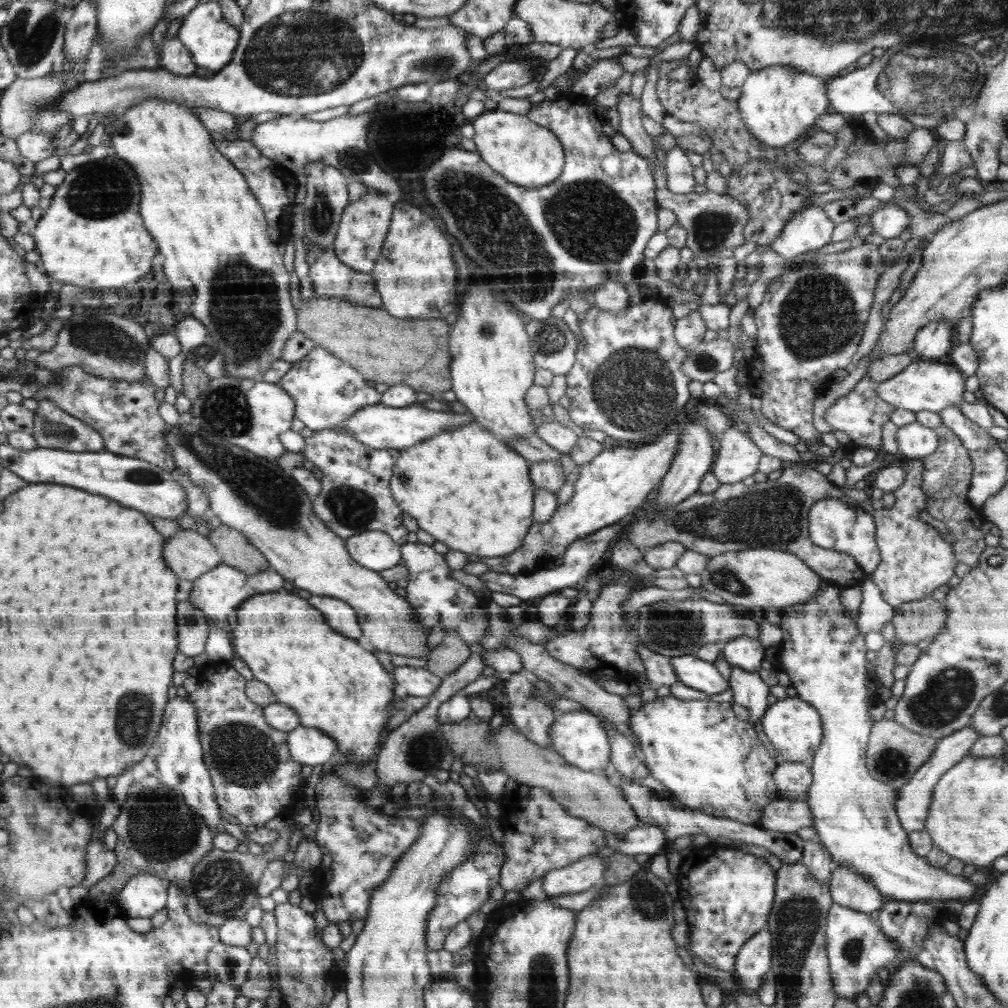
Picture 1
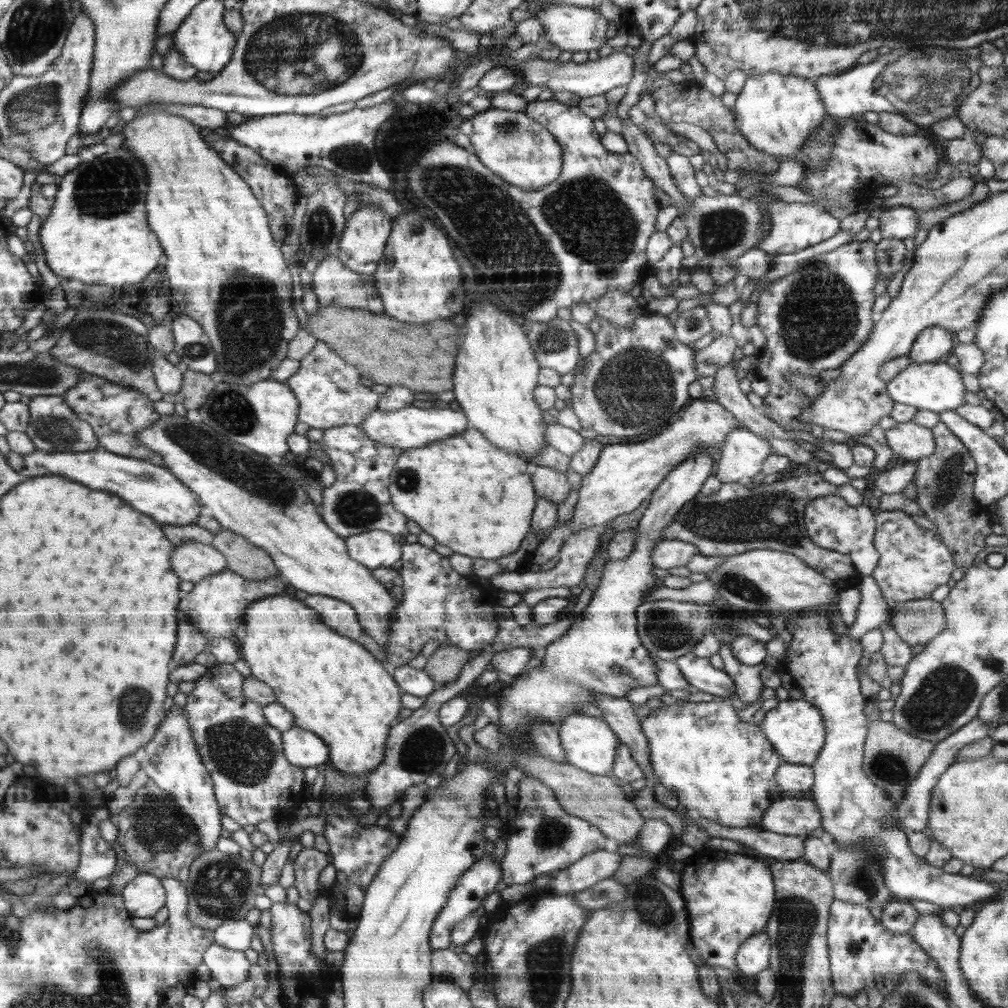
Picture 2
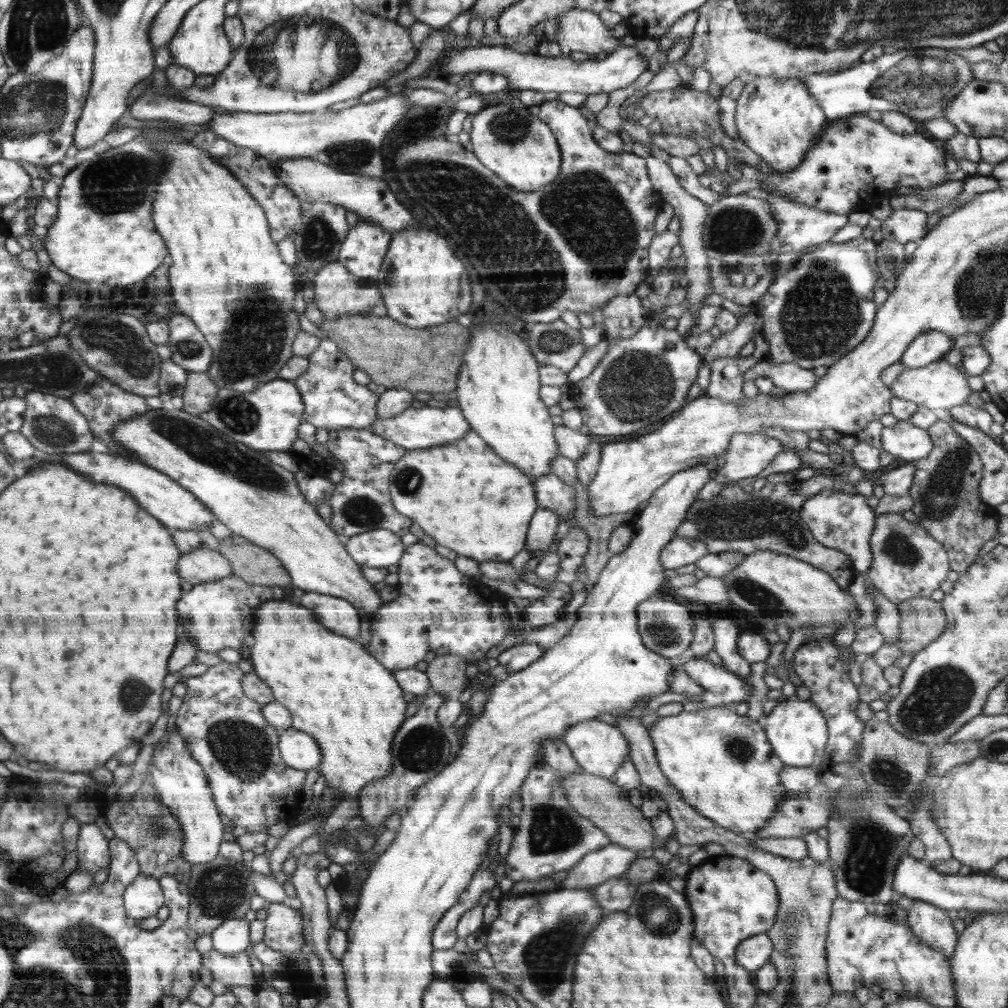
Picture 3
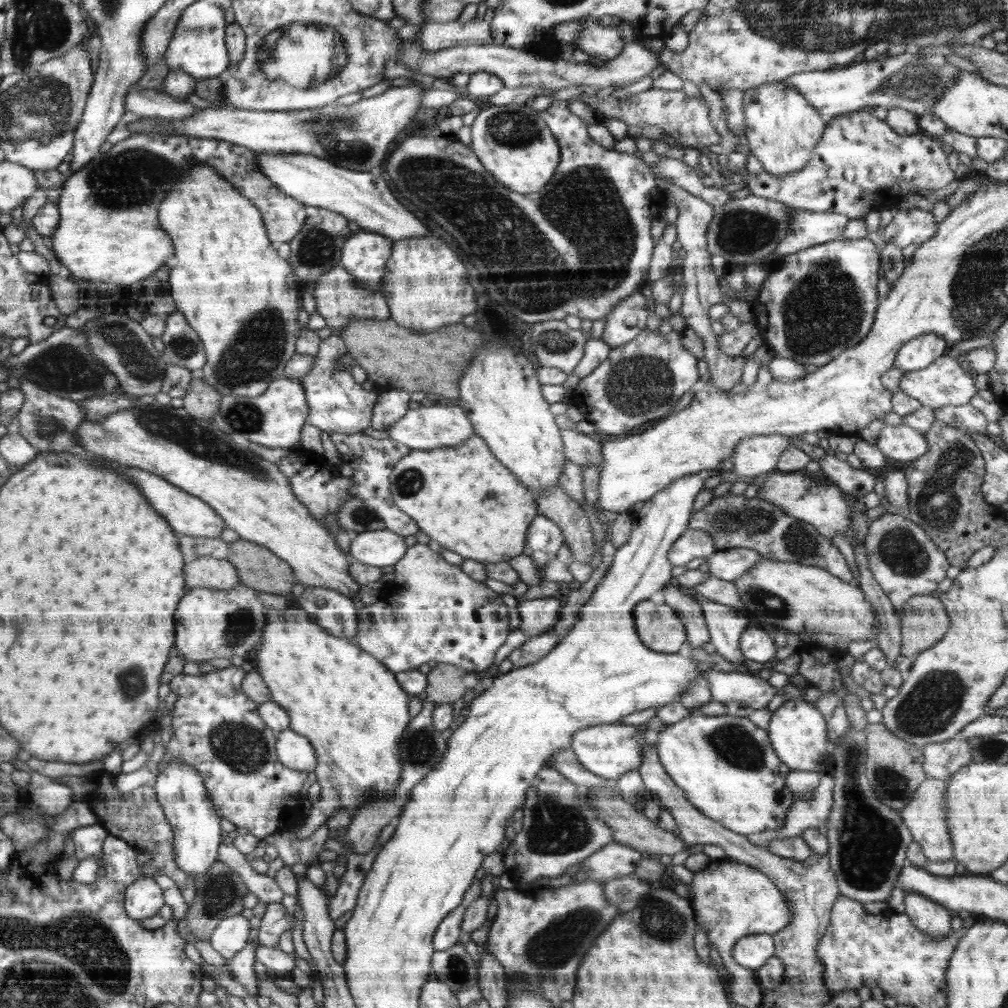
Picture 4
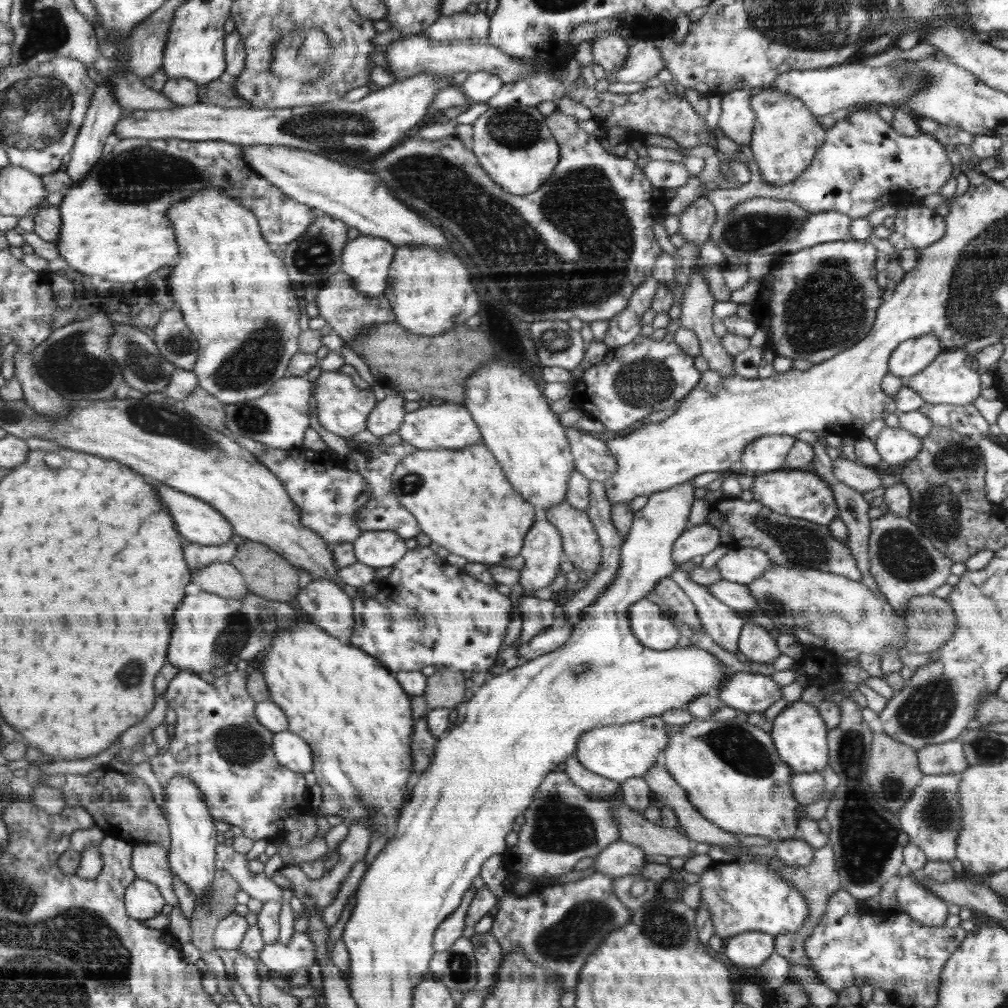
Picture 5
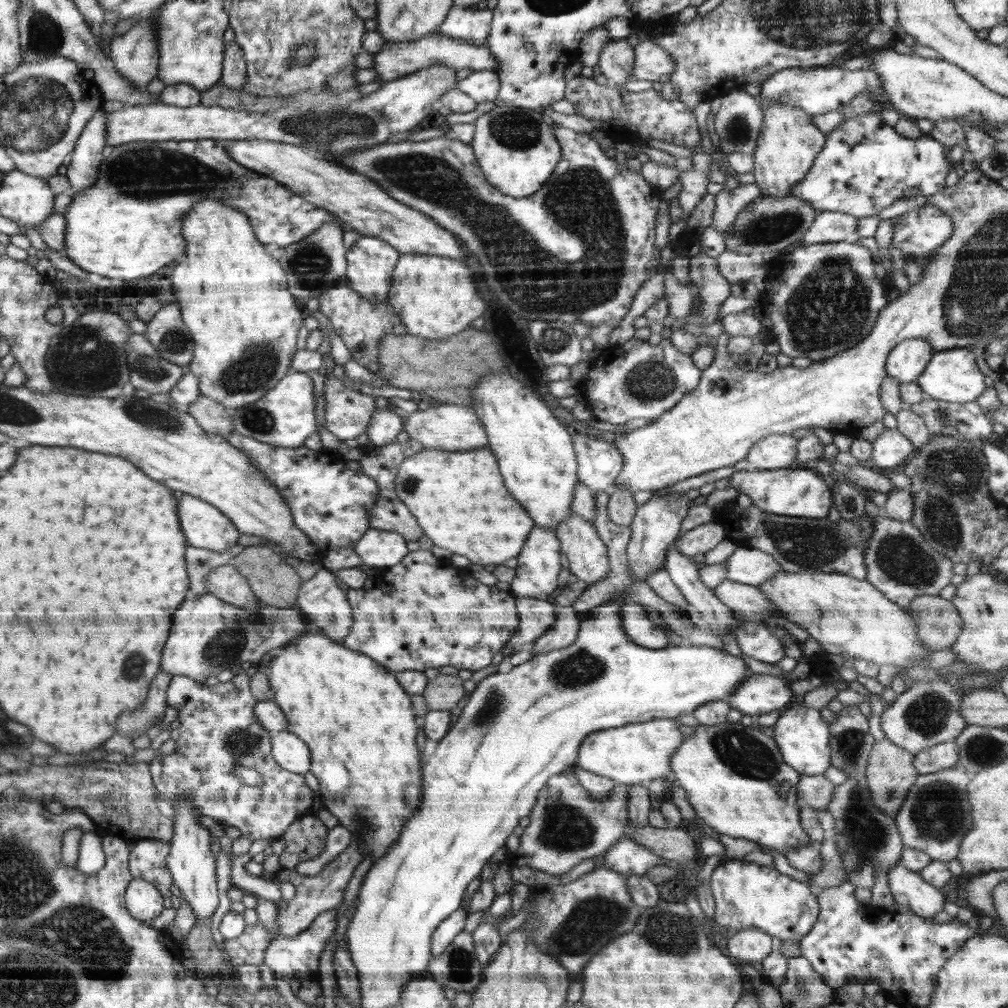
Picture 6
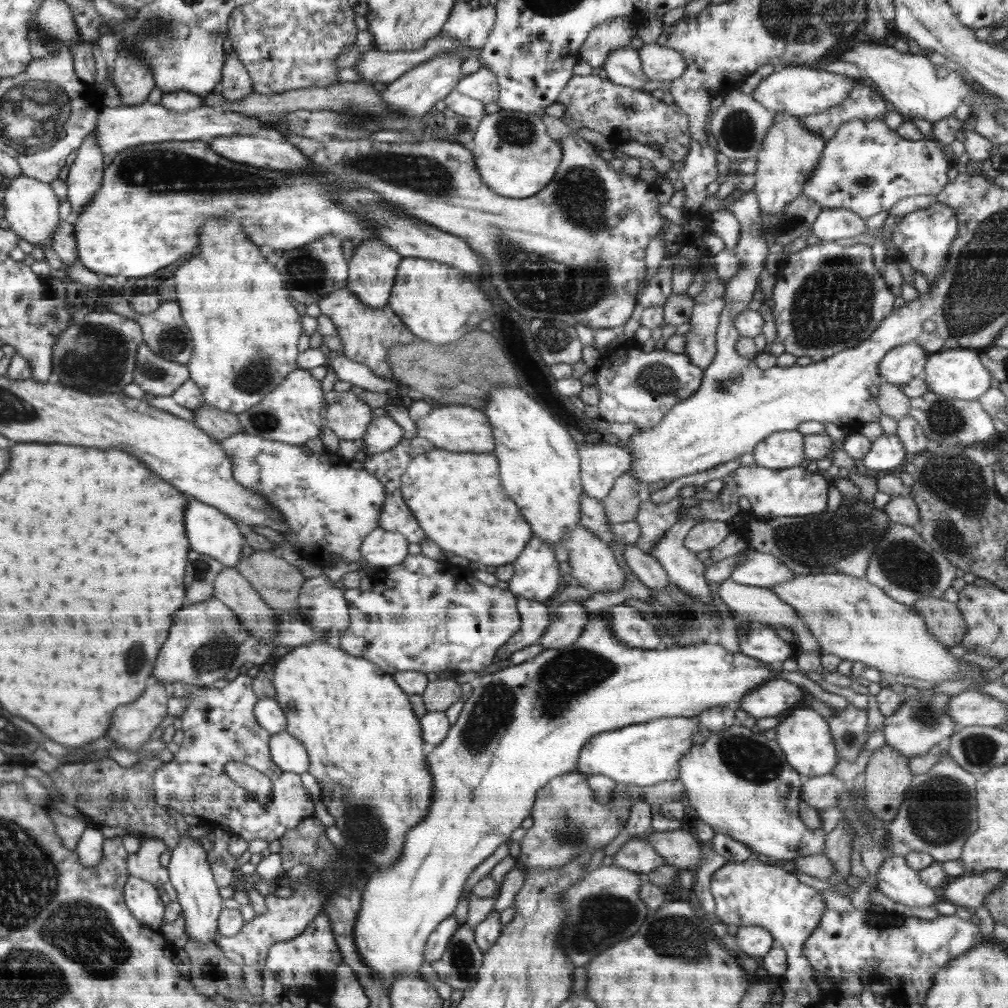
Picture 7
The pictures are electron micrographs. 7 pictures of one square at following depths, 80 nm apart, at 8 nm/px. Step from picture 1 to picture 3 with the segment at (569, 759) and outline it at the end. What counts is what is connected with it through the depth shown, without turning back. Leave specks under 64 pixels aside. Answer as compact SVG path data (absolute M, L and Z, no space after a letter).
M602 719L579 722L567 729L563 741L570 749L572 757L583 772L612 779L616 769L630 758L629 744L623 732L616 726L607 724Z

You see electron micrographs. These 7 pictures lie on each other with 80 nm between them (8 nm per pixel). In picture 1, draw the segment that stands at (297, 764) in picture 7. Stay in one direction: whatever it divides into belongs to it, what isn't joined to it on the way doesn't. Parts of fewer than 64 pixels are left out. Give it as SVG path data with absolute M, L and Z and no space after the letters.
M300 725L287 733L287 744L292 761L315 769L324 765L332 755L339 754L334 737L310 726Z

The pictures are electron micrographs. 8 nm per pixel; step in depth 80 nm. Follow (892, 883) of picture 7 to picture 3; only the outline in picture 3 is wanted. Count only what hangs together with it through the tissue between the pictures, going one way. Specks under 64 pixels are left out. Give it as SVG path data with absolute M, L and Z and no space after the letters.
M914 899L912 908L907 911L907 923L925 945L943 952L951 966L959 933L954 929L947 911Z

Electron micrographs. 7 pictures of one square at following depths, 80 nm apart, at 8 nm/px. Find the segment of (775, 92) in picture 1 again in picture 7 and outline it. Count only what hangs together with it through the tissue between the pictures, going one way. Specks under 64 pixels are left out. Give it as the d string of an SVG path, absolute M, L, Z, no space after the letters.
M784 112L777 114L761 145L756 156L756 184L753 191L761 212L780 214L790 202L803 194L804 185L817 167L826 141L818 133L805 128L797 116Z

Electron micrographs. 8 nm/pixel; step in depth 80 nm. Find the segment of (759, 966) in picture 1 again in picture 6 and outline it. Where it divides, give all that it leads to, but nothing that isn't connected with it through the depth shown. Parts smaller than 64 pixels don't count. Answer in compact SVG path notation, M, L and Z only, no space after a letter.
M742 929L728 939L728 954L735 961L746 963L764 960L774 949L777 941L760 929Z

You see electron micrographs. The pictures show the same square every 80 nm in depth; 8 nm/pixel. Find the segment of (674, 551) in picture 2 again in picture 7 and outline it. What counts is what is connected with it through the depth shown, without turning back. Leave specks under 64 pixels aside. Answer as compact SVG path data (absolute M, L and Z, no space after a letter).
M702 520L691 526L683 543L688 550L698 553L718 546L729 534L726 521Z

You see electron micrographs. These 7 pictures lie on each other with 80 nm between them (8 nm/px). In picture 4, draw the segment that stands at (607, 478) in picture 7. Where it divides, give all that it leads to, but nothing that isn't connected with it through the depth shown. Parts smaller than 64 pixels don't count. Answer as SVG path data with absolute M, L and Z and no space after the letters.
M576 428L561 430L565 457L578 466L595 464L600 472L603 452L597 436L577 431Z

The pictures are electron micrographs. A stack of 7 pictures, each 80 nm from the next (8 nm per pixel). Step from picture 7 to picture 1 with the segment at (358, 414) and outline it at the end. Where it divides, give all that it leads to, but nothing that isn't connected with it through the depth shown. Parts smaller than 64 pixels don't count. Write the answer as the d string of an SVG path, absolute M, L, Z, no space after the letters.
M315 346L304 359L293 362L291 369L276 384L293 396L297 401L298 420L314 431L337 428L356 411L378 404L383 396L366 384L362 373L358 374L353 365L333 356L322 346Z

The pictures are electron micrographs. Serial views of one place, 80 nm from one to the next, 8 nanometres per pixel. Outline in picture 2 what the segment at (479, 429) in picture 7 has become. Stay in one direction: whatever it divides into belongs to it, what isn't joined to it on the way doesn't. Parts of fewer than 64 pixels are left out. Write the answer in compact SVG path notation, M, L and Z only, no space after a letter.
M438 405L433 408L416 408L416 406L408 406L398 411L374 411L370 413L361 426L363 431L375 441L387 444L393 447L418 448L437 440L444 440L451 436L462 434L468 427L469 423L466 415L461 410L452 410L447 405Z

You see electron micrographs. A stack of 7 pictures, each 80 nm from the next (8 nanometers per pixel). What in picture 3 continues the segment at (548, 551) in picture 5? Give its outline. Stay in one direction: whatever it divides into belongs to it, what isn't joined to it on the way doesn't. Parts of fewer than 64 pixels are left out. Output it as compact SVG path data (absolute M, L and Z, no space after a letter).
M539 506L530 519L525 540L525 549L534 556L534 553L546 553L555 540L559 524L559 517L552 508Z

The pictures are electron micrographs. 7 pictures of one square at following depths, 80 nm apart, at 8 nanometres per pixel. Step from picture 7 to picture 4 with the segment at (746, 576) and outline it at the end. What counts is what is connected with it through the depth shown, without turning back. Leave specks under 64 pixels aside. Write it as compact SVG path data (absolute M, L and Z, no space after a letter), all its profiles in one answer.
M745 548L728 549L726 551L715 551L709 558L709 573L720 580L733 582L744 576L754 565L760 561L758 551Z

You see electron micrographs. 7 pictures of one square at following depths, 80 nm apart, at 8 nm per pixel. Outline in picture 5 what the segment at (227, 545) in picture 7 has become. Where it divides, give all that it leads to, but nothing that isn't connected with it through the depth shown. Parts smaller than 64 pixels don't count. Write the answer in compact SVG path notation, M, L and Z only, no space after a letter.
M153 480L149 481L151 481L158 496L161 497L162 504L169 509L177 531L182 533L184 539L189 542L203 544L204 546L208 546L209 544L219 546L220 544L228 543L228 540L232 538L233 525L213 505L200 500L196 496L192 496L190 493L180 492L178 489L172 488L169 485L154 482Z

